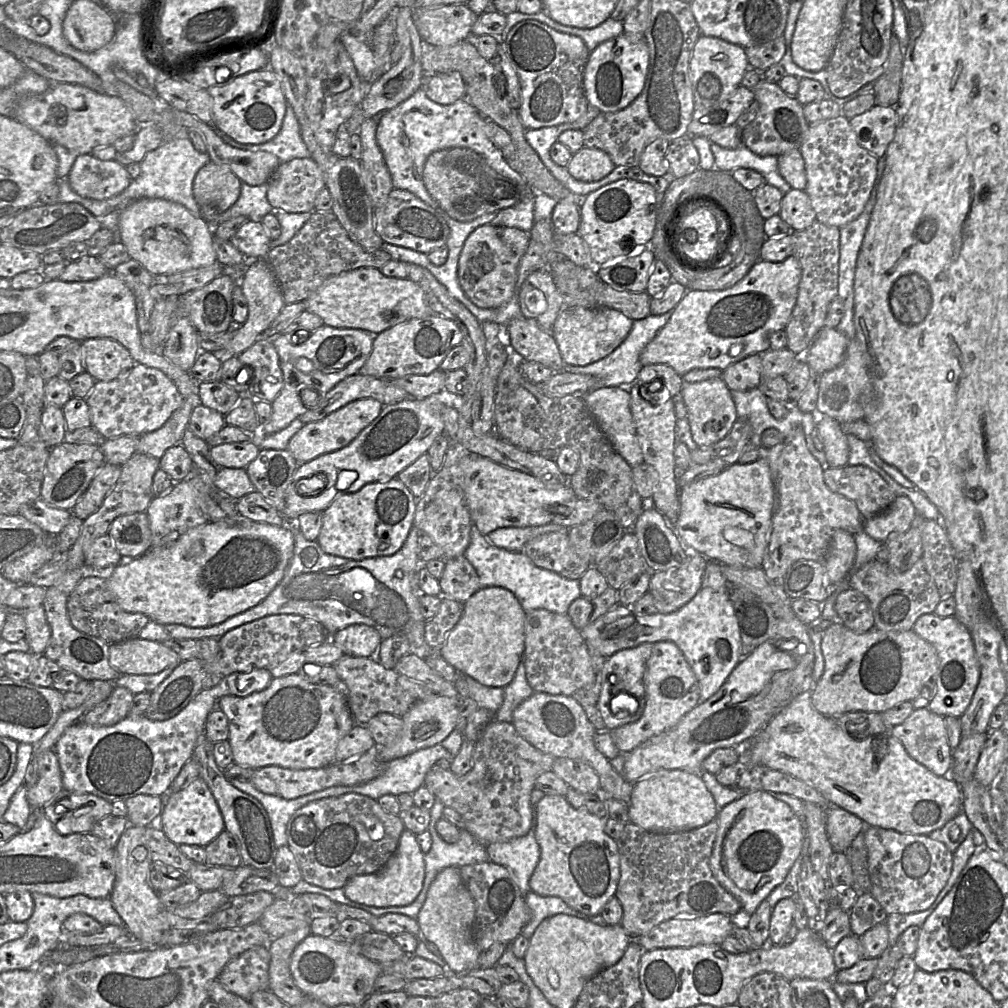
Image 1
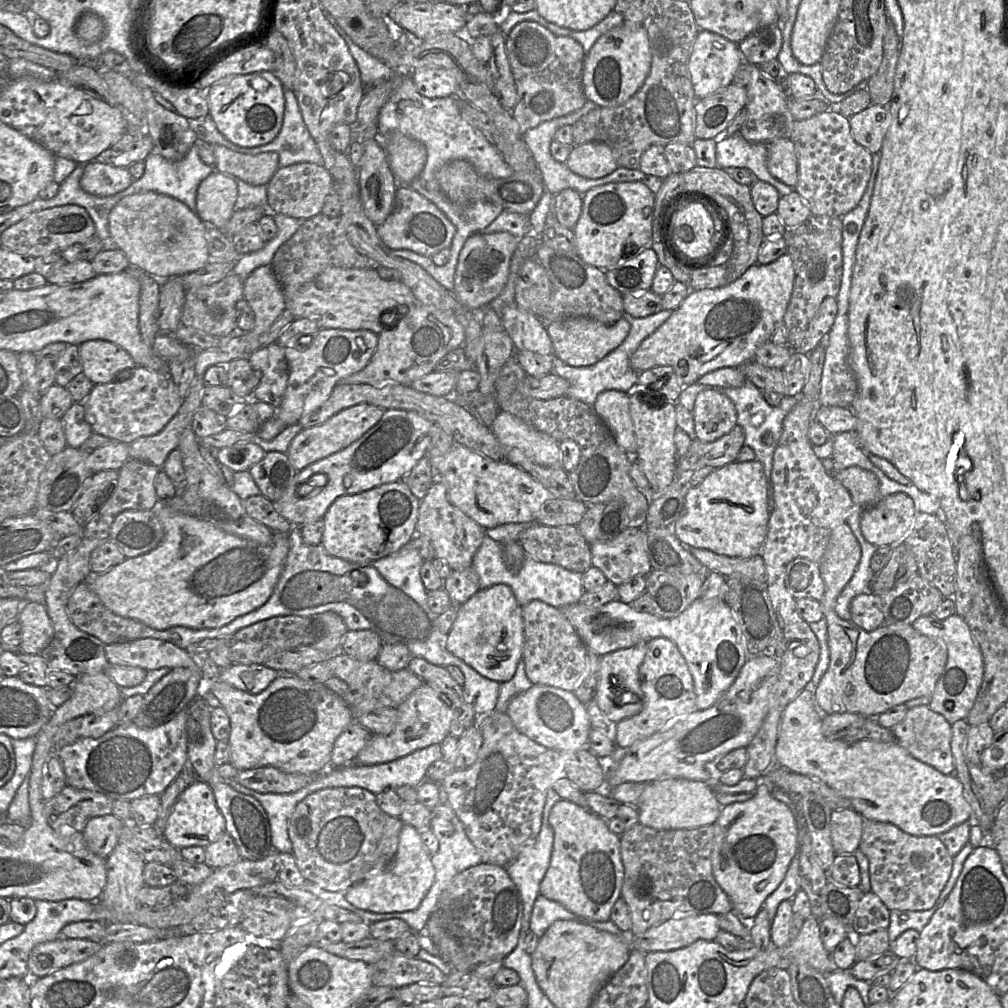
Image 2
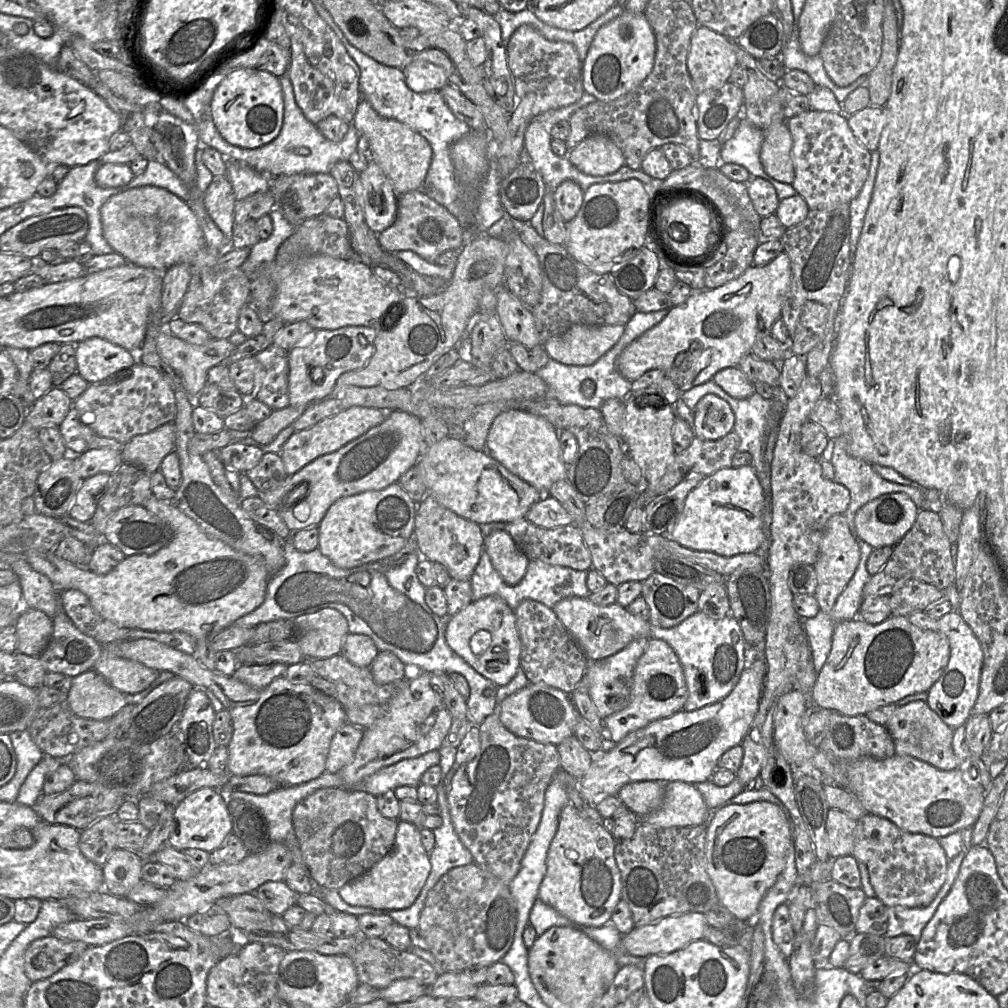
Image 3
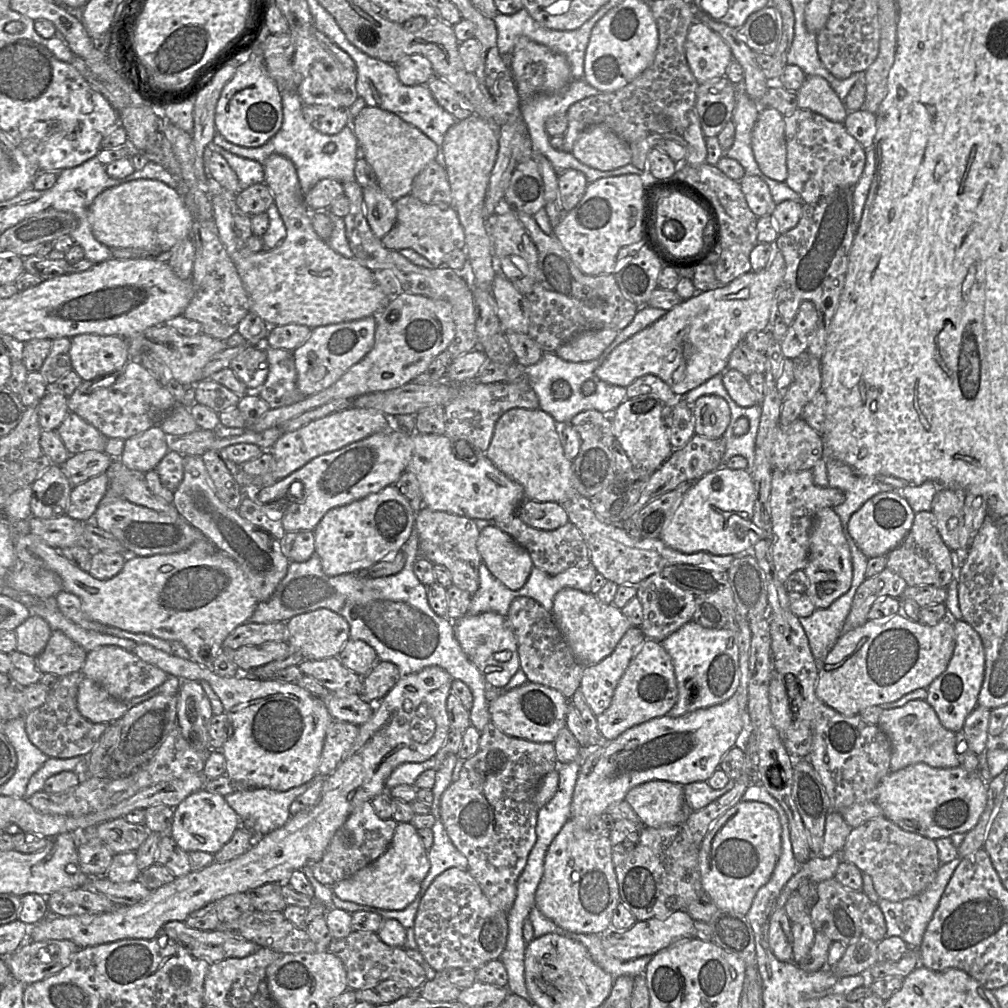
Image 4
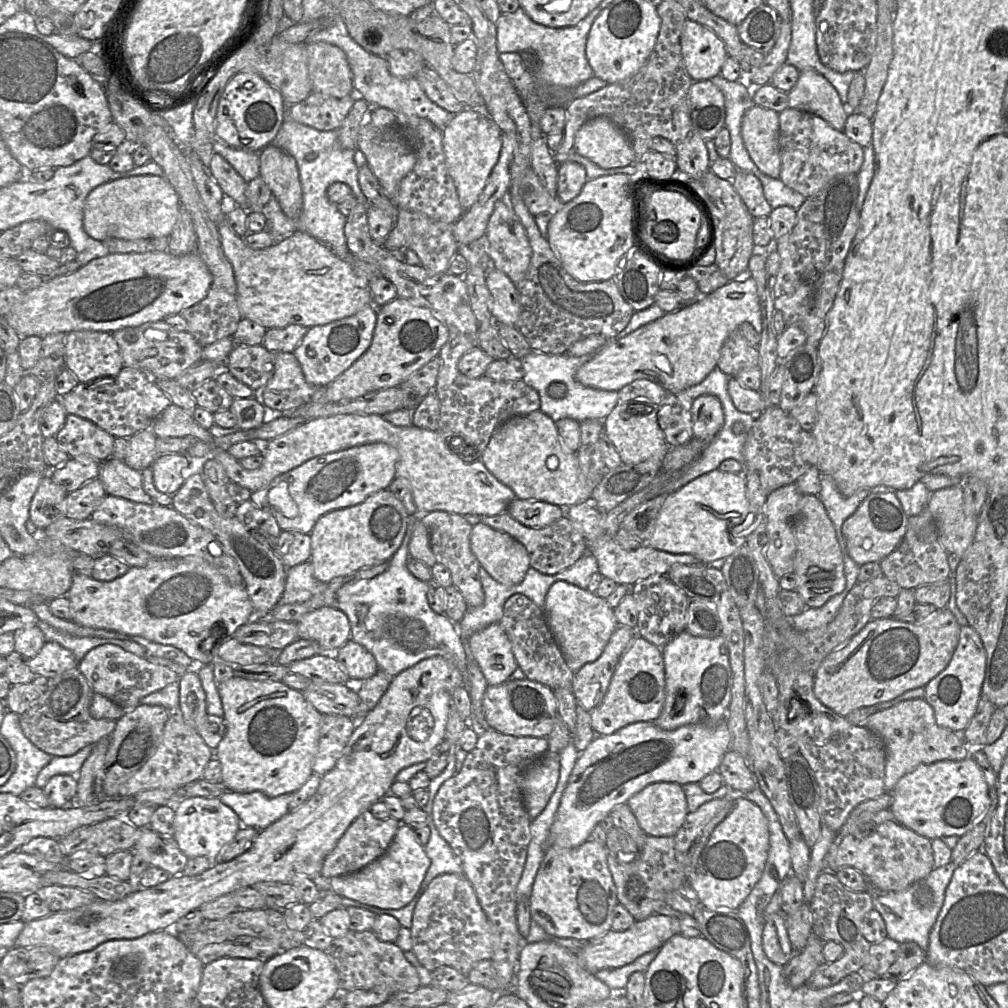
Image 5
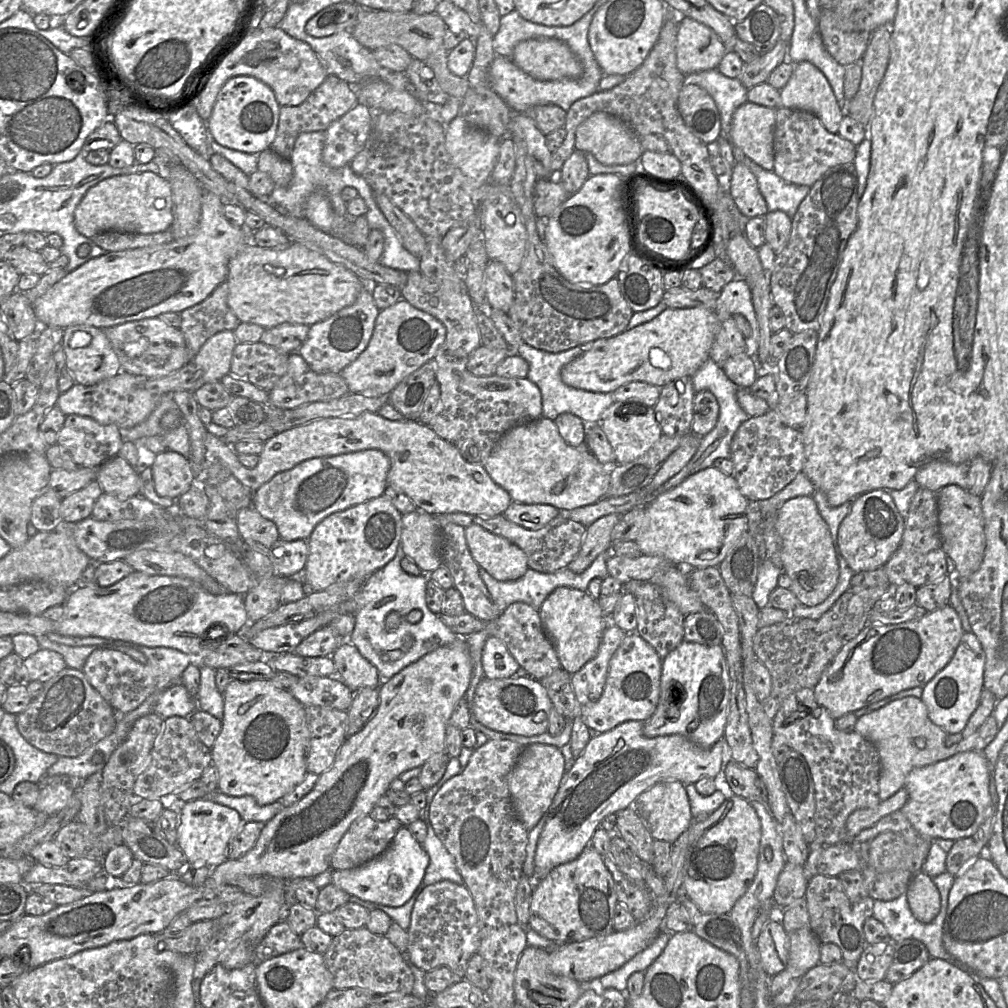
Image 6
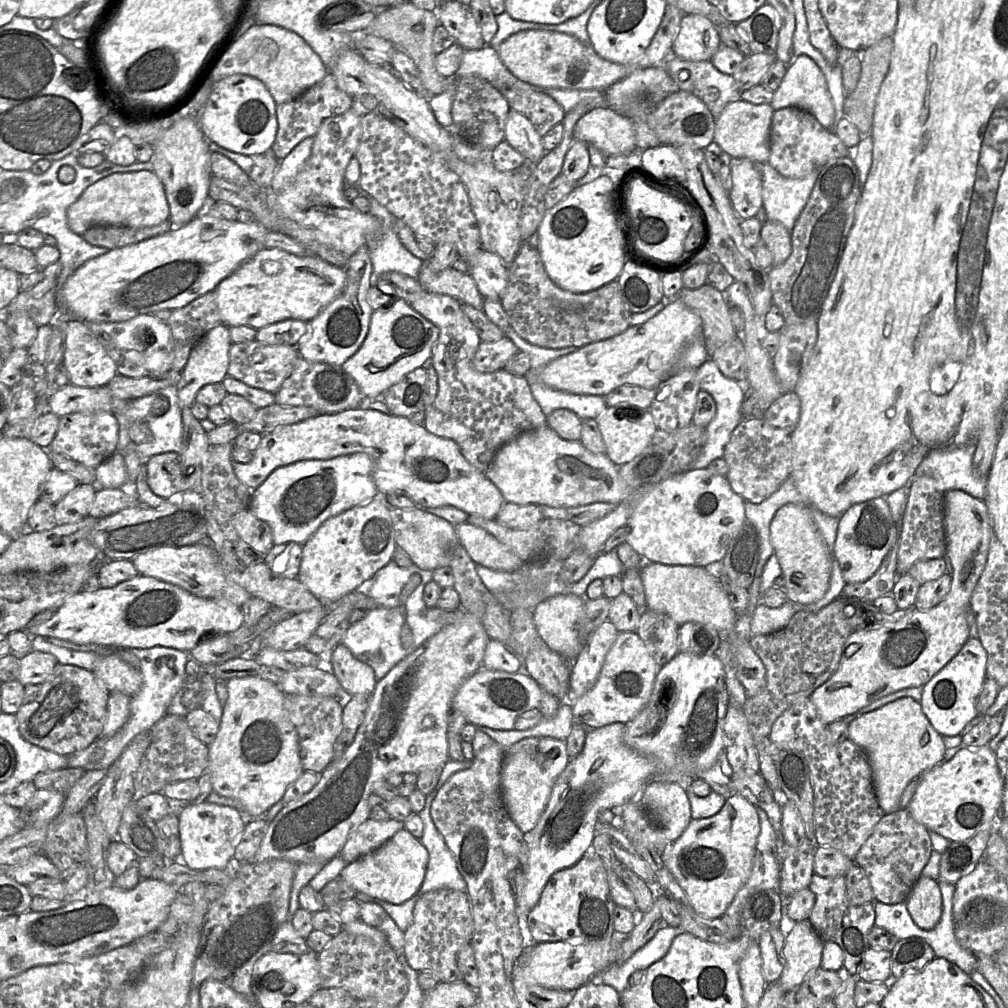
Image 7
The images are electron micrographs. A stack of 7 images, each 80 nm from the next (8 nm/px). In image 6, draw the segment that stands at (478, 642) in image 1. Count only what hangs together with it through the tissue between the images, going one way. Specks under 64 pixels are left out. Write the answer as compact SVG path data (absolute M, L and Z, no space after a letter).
M497 637L486 639L481 656L484 677L488 679L513 678L520 665L512 657L505 644Z

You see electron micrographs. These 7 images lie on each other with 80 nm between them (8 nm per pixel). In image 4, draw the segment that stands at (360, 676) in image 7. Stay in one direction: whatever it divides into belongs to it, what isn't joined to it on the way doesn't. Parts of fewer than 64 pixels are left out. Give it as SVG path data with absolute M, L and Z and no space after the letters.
M348 639L337 657L347 669L361 677L378 662L376 651L362 640Z

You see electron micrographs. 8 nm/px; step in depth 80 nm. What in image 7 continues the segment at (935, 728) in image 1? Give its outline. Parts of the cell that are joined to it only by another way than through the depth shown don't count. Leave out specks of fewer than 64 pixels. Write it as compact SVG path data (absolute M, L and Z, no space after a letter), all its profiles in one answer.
M911 697L897 699L855 718L848 724L848 738L859 746L867 756L872 771L875 795L885 814L901 809L900 798L906 786L913 779L917 779L925 770L943 763L946 751L943 736L931 725L920 702Z

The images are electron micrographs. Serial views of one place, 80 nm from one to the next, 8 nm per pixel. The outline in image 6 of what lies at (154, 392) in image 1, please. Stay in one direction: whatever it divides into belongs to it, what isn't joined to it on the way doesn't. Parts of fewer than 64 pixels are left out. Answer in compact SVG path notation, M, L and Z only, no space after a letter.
M121 371L114 377L93 385L77 382L66 392L60 393L57 406L65 415L77 414L90 417L101 424L115 424L120 429L143 422L155 409L160 394L154 394L144 386L145 377Z

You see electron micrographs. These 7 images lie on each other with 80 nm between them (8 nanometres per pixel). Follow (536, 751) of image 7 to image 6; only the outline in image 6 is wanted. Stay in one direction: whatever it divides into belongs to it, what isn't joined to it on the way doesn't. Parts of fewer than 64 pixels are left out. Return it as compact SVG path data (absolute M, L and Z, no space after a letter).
M539 743L523 748L509 777L509 791L516 815L528 831L547 813L565 772L565 759L559 748Z

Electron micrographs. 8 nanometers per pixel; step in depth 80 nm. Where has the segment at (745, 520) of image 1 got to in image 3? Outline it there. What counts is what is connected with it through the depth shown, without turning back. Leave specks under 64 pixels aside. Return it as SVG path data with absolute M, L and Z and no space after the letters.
M752 465L723 468L707 476L693 489L684 502L672 532L663 537L674 540L683 547L696 551L709 551L721 556L760 552L763 541L762 512L764 494Z

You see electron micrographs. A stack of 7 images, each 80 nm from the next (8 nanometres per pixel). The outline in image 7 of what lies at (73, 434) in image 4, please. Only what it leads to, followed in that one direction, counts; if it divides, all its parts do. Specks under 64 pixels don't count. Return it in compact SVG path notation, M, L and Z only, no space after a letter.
M70 413L60 417L58 431L46 450L67 455L87 467L96 468L118 451L118 431L119 425L113 413Z

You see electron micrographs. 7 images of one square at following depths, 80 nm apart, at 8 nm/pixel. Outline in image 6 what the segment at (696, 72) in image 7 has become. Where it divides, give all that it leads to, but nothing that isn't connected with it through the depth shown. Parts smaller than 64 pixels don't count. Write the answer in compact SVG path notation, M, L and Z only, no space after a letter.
M718 69L688 74L685 84L695 84L714 100L721 119L721 135L730 141L732 116L735 110L748 102L748 89L738 78L728 78Z

